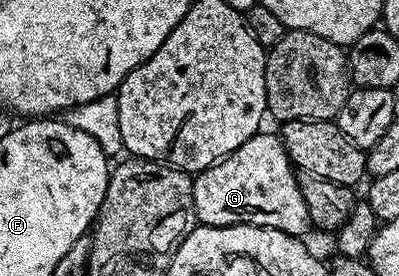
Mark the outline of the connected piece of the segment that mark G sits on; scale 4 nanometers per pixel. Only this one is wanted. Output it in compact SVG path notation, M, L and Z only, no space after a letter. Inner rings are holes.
M274 132L256 133L222 161L194 174L193 207L200 225L260 225L298 238L312 228L297 170L291 164L283 140Z

